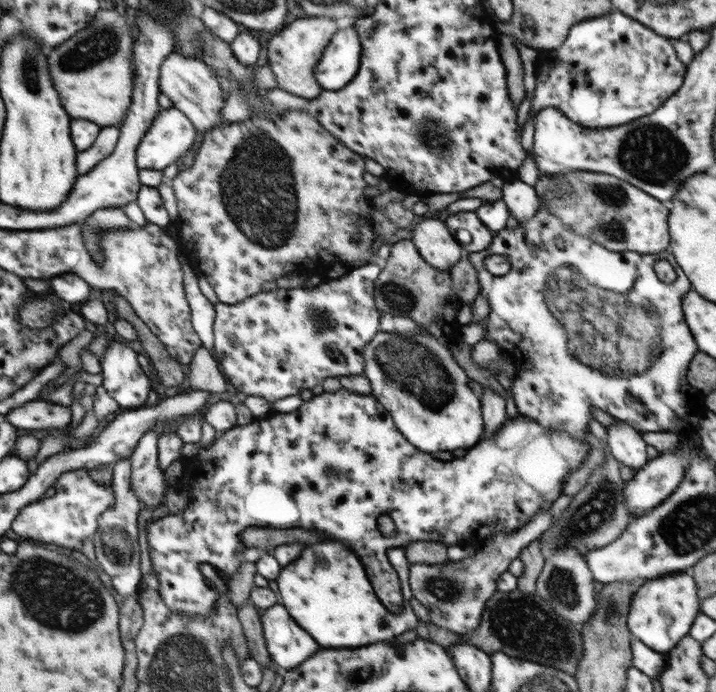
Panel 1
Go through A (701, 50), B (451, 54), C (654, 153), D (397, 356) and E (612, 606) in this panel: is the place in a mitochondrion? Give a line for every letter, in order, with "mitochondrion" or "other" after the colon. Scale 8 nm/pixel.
A: other
B: other
C: mitochondrion
D: mitochondrion
E: mitochondrion

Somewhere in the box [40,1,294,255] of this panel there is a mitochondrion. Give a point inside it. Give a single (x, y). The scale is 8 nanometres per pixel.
(96, 47)

